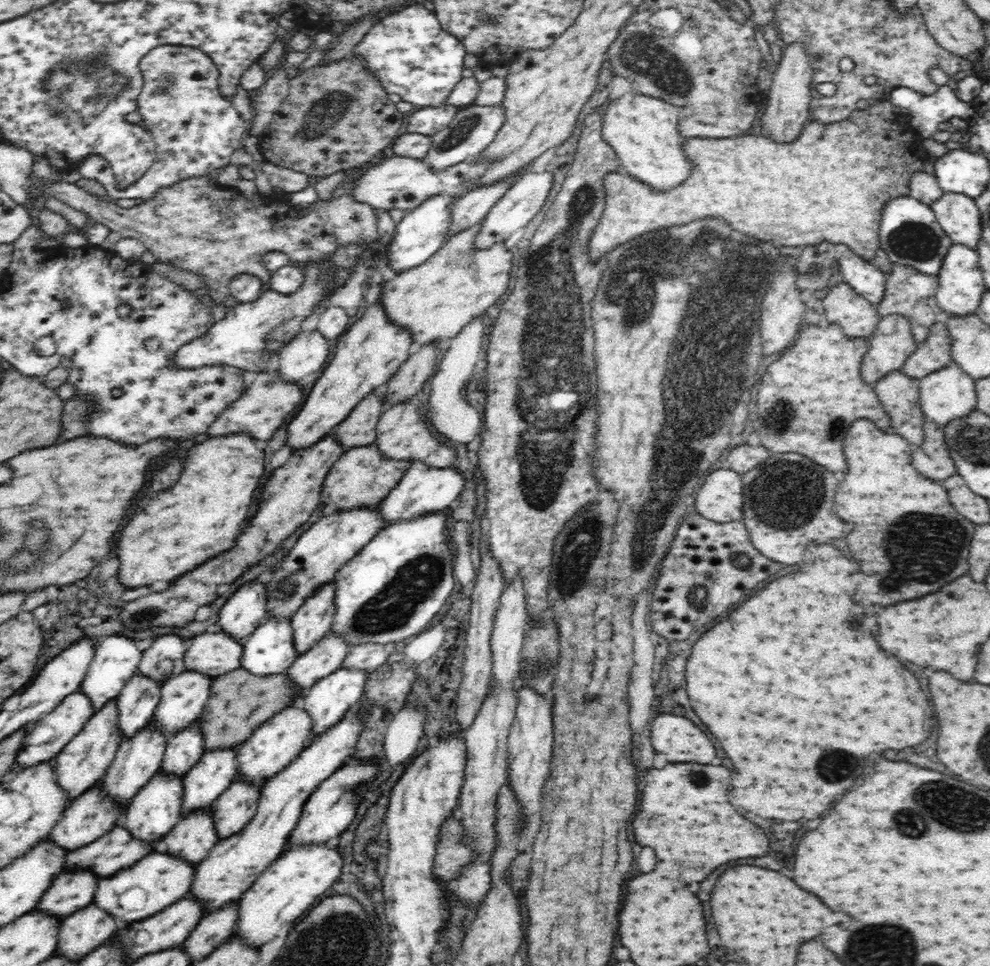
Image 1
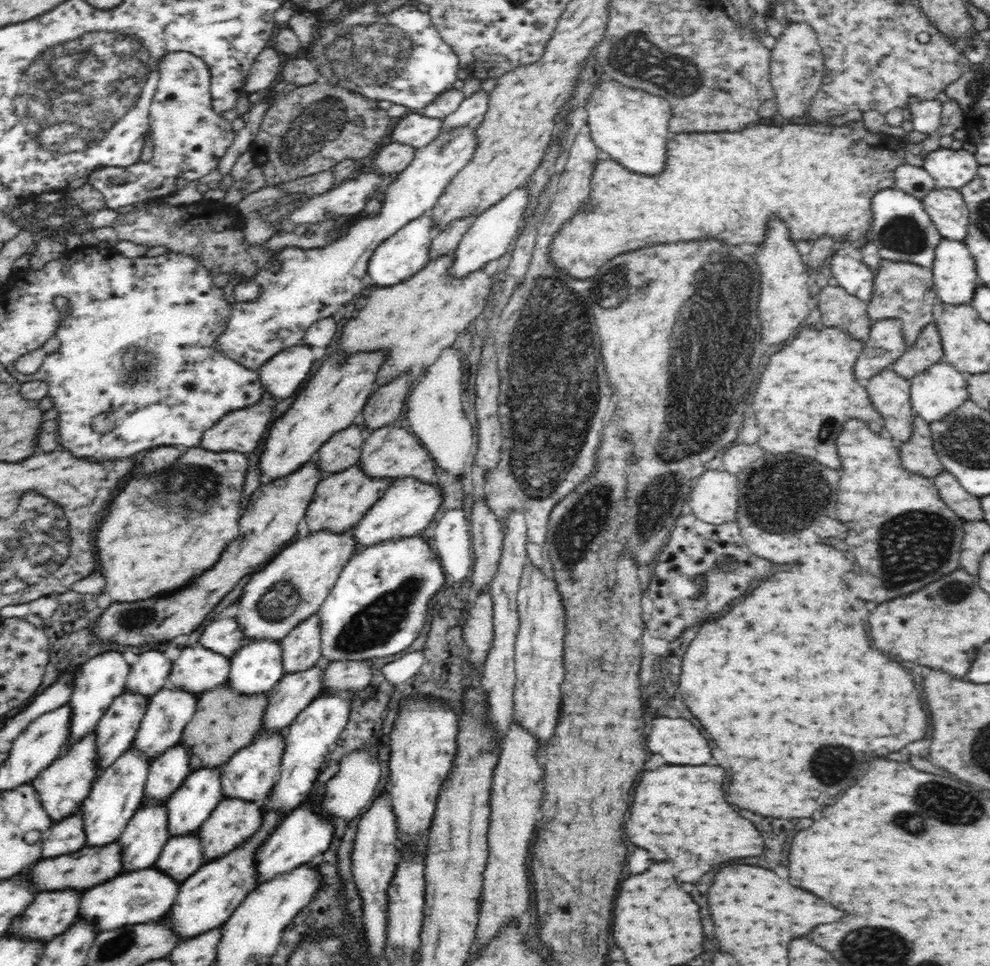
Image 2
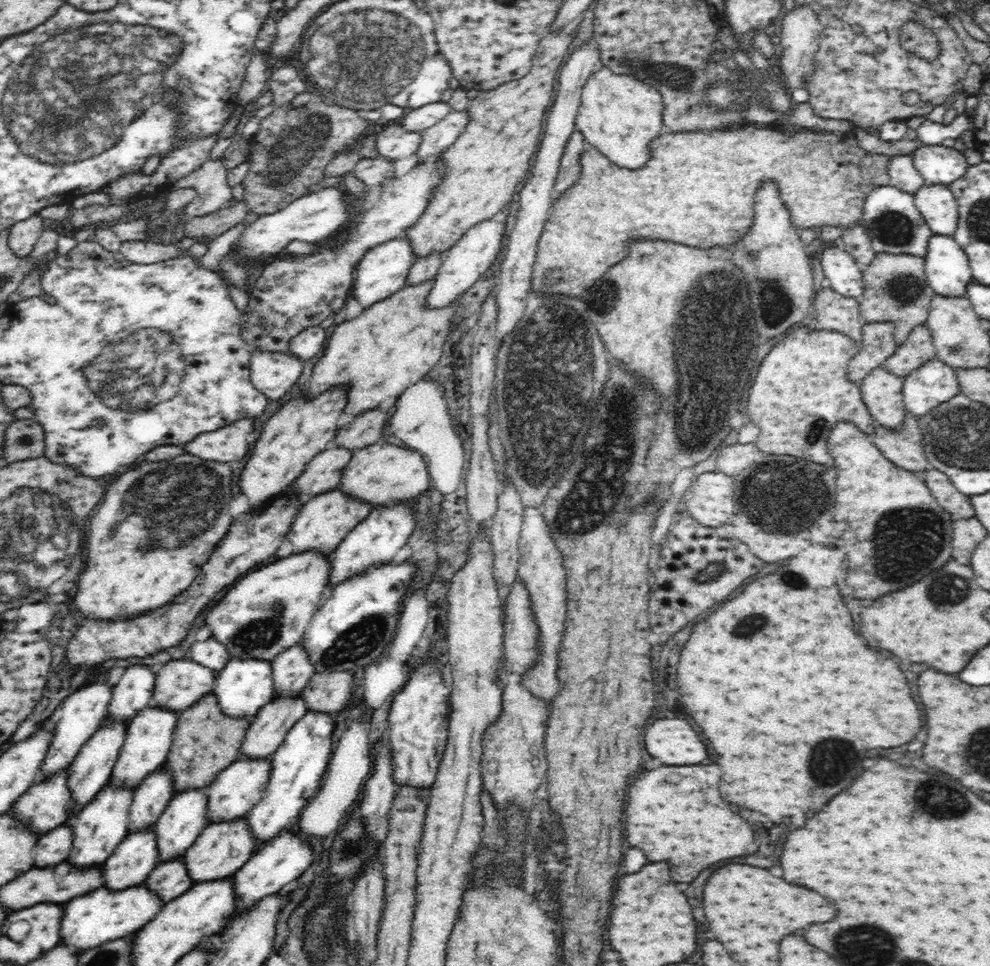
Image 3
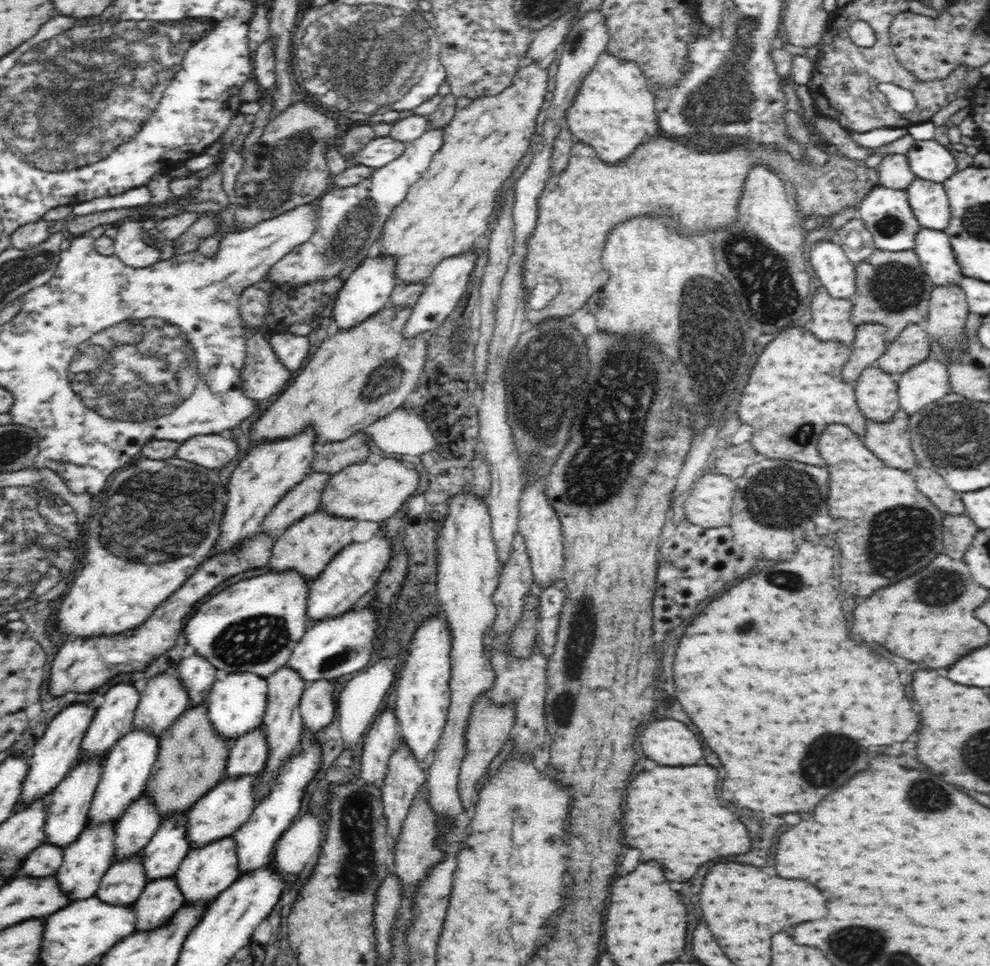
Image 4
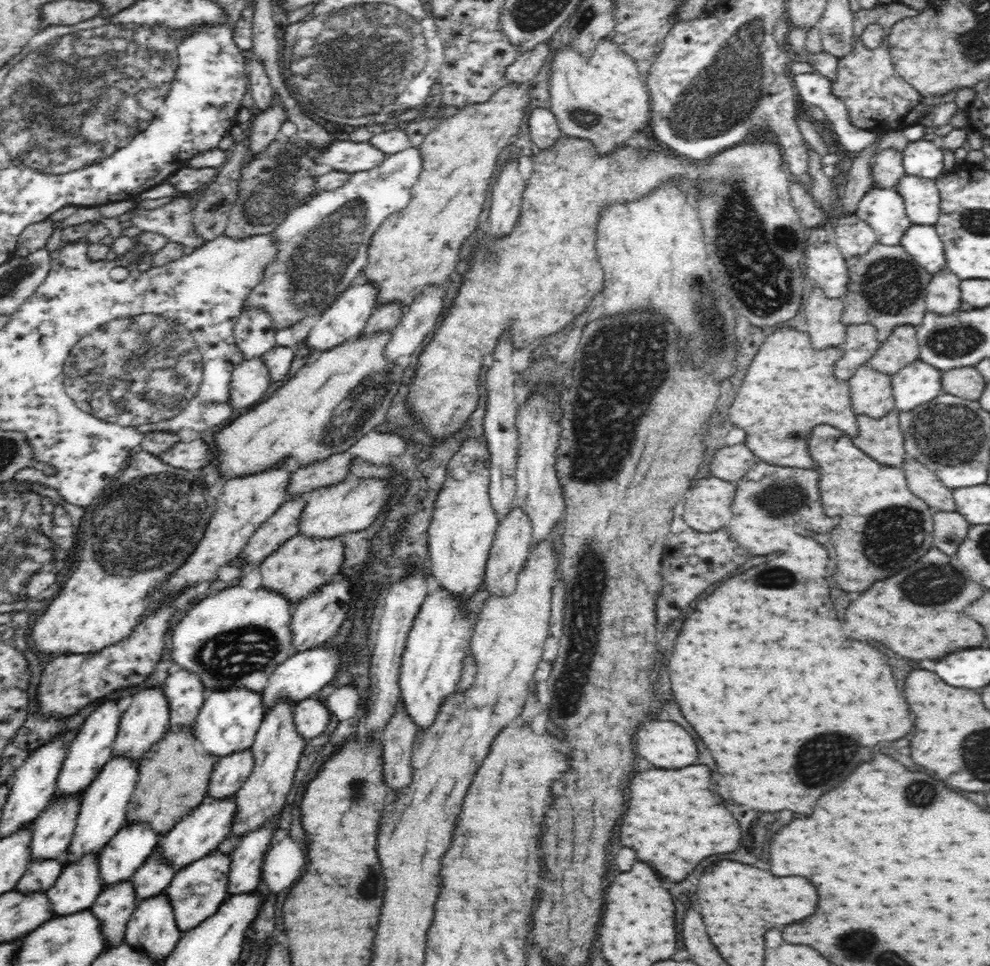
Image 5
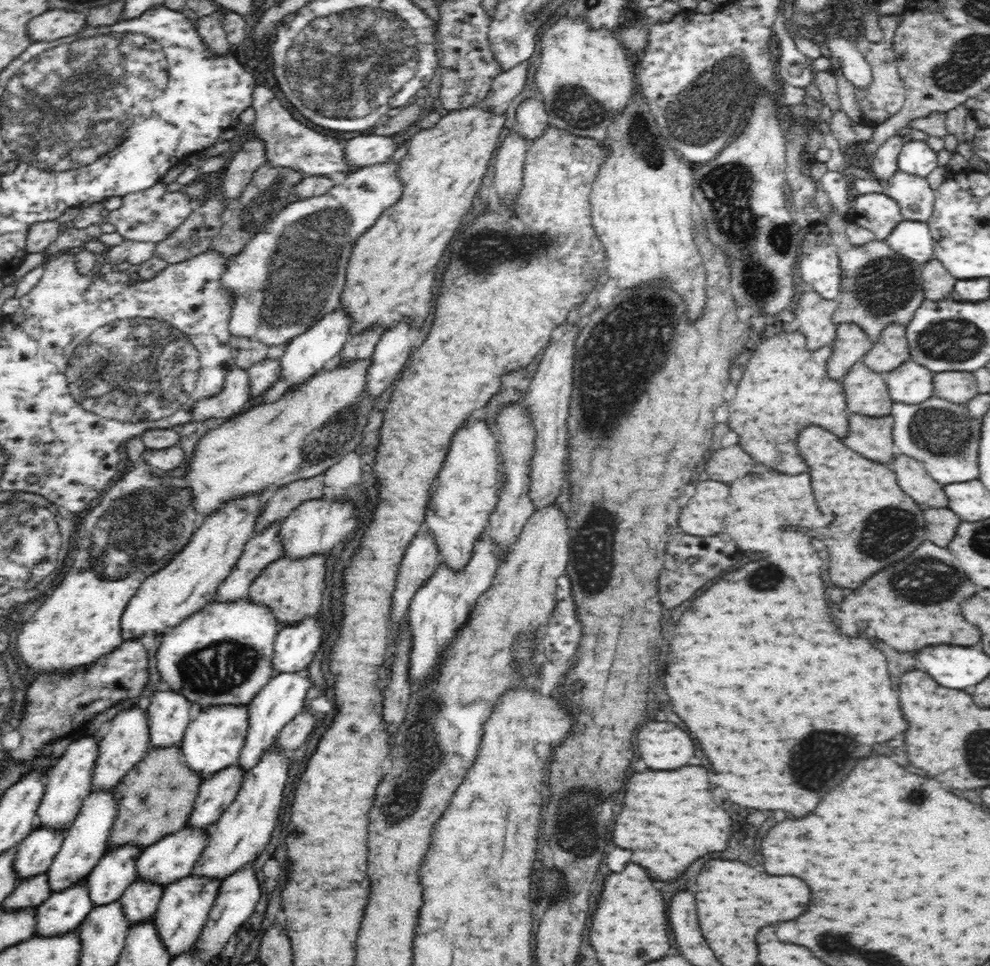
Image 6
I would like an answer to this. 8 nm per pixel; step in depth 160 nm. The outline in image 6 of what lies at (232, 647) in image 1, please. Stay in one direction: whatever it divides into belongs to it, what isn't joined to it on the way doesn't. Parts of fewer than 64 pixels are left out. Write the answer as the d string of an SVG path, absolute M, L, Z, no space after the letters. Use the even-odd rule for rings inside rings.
M145 703L130 706L122 712L118 712L112 722L110 731L99 741L98 758L96 759L91 791L113 790L124 778L124 775L134 768L150 750L150 735L148 717Z

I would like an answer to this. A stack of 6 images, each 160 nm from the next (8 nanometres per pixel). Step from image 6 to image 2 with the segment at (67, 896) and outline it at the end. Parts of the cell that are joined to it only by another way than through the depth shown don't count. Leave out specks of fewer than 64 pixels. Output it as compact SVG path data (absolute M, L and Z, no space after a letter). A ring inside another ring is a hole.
M131 747L122 756L116 758L114 764L110 764L100 772L80 810L86 835L85 846L90 848L92 846L106 846L110 842L119 840L128 821L144 801L143 794L151 762L152 760L139 754Z

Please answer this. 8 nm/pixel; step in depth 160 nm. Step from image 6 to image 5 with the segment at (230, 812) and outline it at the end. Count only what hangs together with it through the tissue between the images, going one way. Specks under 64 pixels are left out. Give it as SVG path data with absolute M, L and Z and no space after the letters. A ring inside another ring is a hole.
M280 698L276 706L265 714L251 746L254 757L253 771L235 794L236 814L233 818L233 828L229 836L215 848L217 854L231 857L232 852L238 847L237 841L240 836L264 826L275 815L279 816L278 812L286 804L284 798L292 790L292 780L298 774L298 760L305 748L304 739L298 734L293 721L293 706L289 700Z

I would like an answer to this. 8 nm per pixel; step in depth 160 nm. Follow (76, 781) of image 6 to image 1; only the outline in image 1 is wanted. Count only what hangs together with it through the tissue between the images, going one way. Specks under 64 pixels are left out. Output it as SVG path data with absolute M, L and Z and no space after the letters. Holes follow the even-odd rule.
M166 634L154 639L142 654L138 673L152 680L164 682L185 670L184 654L189 647L189 639Z

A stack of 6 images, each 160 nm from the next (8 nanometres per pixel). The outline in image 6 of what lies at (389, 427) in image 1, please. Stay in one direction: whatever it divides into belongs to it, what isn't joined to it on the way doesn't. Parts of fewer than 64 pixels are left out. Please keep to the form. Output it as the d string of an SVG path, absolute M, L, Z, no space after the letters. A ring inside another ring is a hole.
M323 497L302 502L280 524L280 543L284 546L283 556L290 560L326 555L336 544L348 536L358 524L356 505L342 499L326 502Z

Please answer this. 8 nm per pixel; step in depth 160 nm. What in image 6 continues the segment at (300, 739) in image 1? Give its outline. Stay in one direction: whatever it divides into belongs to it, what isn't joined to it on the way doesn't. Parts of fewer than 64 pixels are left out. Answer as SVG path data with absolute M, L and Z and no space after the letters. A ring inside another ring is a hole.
M186 826L178 832L166 835L164 838L155 842L152 846L147 846L137 858L137 879L153 882L166 886L176 882L180 878L186 878L191 874L193 866L201 857L209 840L209 831L203 828L190 828Z

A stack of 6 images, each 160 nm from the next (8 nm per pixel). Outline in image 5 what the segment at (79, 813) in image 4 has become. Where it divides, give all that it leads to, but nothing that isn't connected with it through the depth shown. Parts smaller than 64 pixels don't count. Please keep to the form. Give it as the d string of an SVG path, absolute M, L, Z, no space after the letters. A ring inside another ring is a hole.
M83 792L52 800L32 822L31 860L62 860L73 837Z

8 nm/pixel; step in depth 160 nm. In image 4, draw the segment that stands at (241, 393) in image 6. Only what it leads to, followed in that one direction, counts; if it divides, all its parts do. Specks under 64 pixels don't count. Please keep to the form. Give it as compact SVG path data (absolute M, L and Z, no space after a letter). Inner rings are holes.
M245 328L247 355L241 368L241 389L248 398L267 400L284 390L292 378L270 346L268 335Z

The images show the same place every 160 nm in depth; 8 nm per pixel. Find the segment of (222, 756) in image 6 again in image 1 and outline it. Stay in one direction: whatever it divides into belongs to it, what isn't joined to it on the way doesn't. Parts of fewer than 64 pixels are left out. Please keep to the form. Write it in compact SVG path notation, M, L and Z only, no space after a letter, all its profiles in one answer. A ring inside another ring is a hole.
M270 616L242 642L241 667L256 676L284 674L298 658L290 618Z

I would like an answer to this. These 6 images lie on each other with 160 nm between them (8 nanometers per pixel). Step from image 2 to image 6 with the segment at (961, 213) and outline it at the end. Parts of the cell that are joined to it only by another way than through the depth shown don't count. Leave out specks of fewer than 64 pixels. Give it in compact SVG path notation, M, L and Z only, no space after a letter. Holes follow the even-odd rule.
M900 170L895 172L892 178L882 181L883 193L893 198L900 207L902 216L909 221L926 222L932 214L935 194L931 184L926 181L927 178L907 174Z

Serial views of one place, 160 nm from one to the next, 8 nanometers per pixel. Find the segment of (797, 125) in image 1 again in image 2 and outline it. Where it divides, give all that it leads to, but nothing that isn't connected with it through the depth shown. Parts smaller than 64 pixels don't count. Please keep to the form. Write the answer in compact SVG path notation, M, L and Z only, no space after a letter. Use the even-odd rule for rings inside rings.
M785 22L786 27L776 46L771 50L770 73L772 88L782 118L804 121L807 119L810 101L820 88L825 64L816 32L806 22Z

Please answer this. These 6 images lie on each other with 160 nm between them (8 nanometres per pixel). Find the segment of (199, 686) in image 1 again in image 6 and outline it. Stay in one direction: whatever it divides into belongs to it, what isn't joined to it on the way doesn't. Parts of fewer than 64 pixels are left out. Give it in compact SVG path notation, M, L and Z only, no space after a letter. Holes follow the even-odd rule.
M94 790L84 800L78 816L65 832L65 839L60 850L55 854L54 862L47 870L48 882L51 892L66 890L80 880L85 880L87 875L94 870L96 864L107 852L109 834L114 820L117 817L117 801L113 790Z

